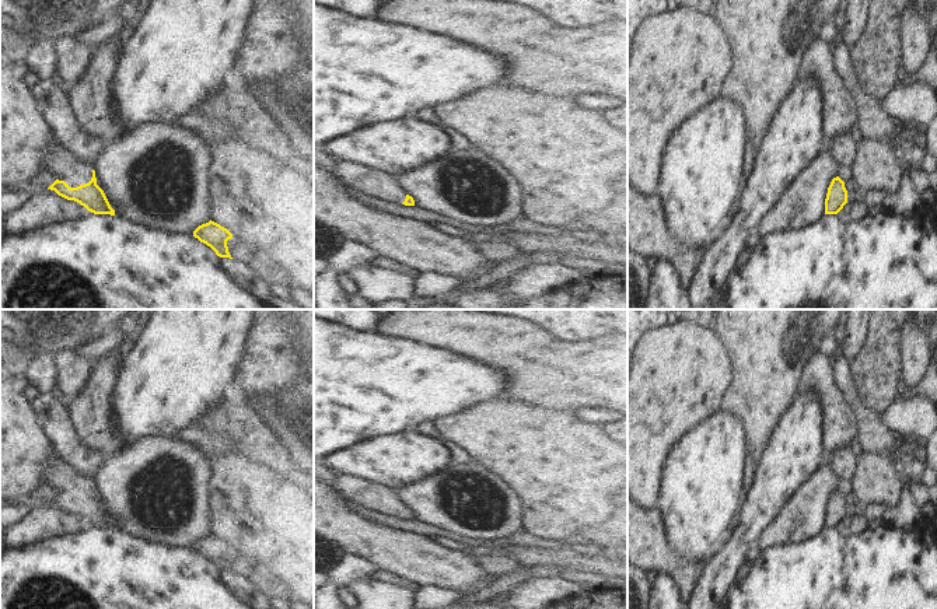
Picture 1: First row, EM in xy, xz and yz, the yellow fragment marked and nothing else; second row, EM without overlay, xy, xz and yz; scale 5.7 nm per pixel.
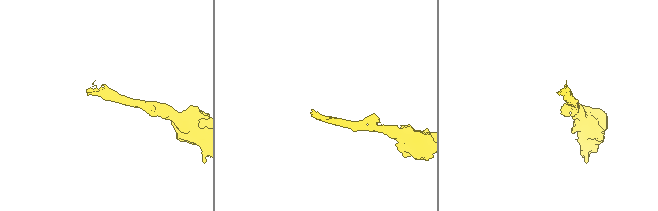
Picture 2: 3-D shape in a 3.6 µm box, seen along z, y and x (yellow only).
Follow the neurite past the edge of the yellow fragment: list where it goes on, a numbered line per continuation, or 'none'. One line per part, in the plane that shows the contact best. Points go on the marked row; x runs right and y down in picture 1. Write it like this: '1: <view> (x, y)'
1: xy (58, 161)

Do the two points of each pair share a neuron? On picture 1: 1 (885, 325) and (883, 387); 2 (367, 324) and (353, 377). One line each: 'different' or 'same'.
1: same
2: different

